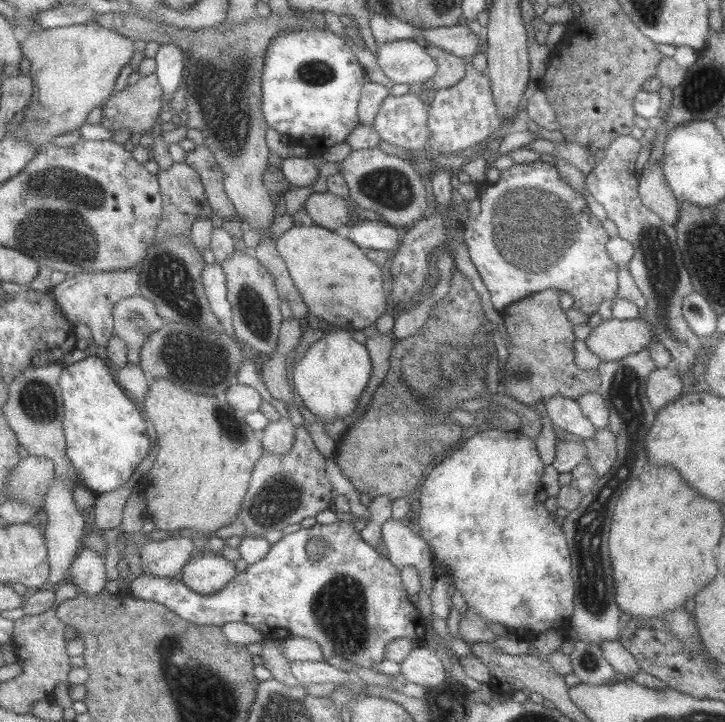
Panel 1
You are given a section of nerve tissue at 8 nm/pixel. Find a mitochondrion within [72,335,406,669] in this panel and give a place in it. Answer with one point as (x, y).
(340, 608)

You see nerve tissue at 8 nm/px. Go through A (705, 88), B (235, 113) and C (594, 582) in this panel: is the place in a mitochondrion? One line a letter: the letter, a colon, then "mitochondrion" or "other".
A: mitochondrion
B: mitochondrion
C: mitochondrion

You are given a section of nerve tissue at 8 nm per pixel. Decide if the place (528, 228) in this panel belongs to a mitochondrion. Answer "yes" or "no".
yes

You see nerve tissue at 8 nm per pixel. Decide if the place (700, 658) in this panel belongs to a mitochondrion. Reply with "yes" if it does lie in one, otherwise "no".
no

